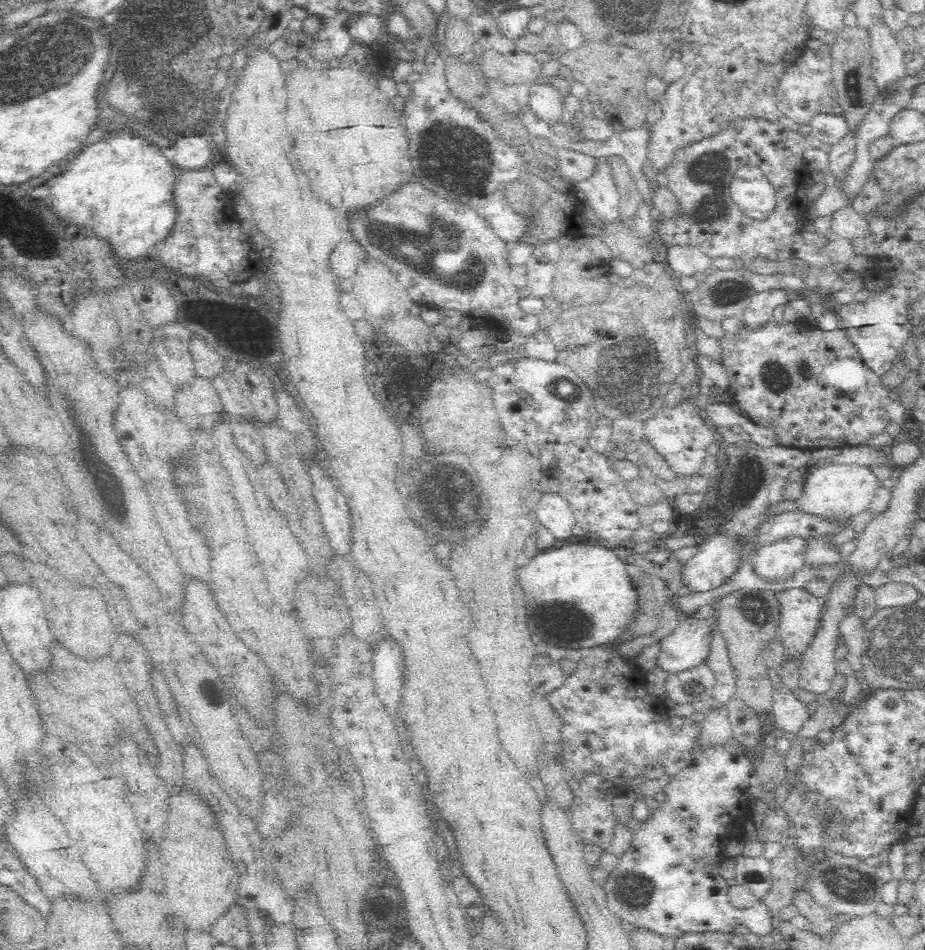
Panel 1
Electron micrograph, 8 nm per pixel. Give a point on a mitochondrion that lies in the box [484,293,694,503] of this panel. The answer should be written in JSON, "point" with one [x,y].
{"point":[626,372]}

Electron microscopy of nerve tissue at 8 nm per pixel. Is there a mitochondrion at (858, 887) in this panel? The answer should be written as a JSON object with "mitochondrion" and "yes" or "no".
{"mitochondrion":"yes"}

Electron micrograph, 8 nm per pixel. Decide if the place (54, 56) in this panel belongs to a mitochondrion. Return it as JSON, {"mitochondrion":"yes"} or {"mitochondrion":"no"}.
{"mitochondrion":"yes"}

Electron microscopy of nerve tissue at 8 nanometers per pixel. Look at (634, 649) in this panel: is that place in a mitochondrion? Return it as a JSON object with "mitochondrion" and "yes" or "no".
{"mitochondrion":"no"}

